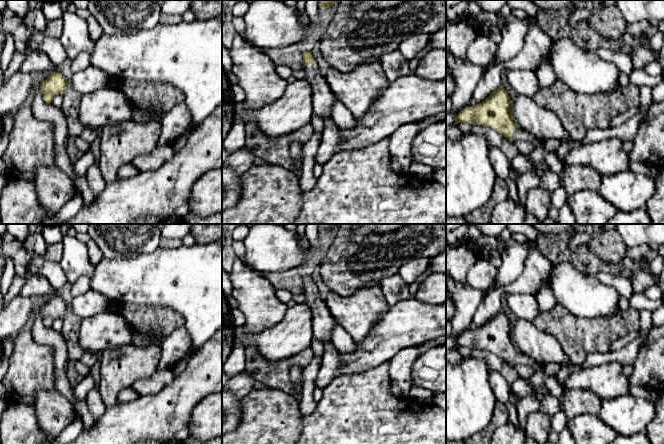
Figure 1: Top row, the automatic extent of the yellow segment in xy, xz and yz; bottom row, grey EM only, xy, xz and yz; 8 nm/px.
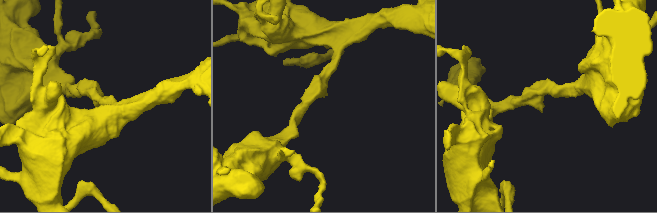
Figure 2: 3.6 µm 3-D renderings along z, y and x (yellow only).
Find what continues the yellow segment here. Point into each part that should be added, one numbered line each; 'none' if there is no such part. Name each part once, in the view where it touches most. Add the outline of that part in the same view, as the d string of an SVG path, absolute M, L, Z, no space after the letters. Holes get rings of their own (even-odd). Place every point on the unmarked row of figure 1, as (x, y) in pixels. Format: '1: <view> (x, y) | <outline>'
1: yz (518, 358) | M515 352L512 356L512 365L516 365L516 364L528 365L528 366L533 366L534 364L539 365L538 362L529 358L527 355L518 352Z

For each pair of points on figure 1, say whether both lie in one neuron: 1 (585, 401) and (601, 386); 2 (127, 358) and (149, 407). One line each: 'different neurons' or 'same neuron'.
1: different neurons
2: different neurons

